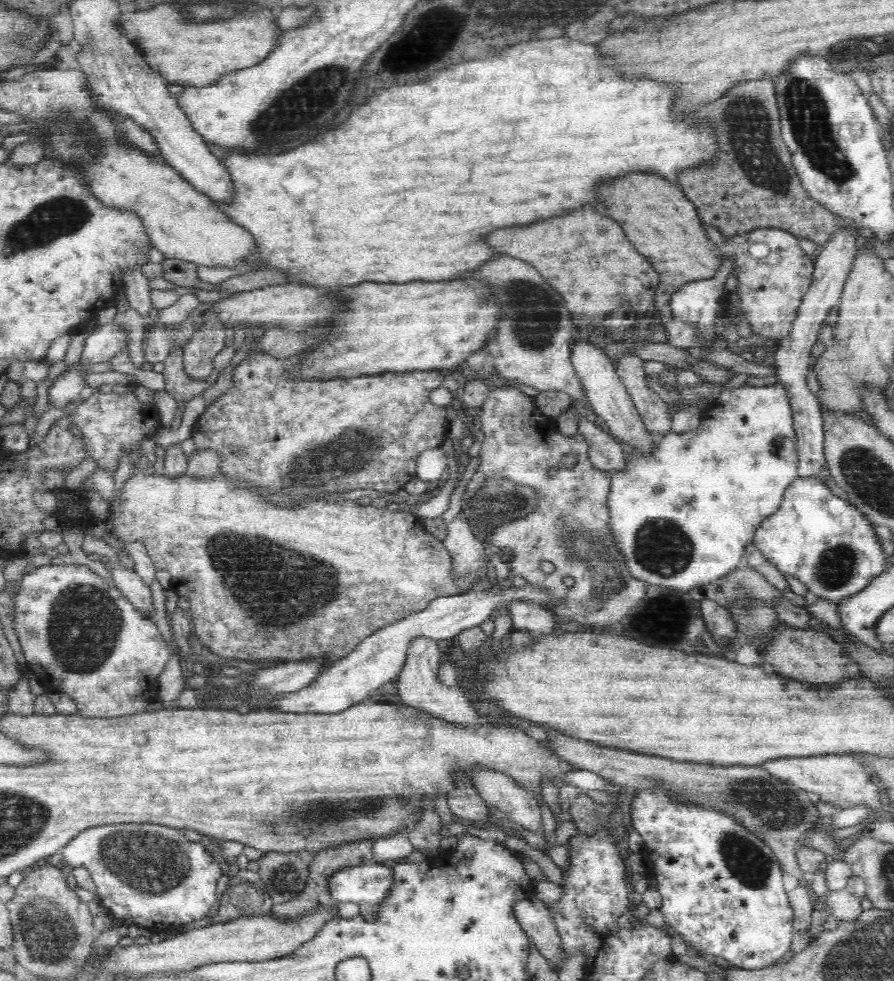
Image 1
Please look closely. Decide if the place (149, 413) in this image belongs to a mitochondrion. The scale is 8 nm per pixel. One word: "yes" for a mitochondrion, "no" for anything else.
no

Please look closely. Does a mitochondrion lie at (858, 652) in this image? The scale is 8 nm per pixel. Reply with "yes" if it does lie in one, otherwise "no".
no

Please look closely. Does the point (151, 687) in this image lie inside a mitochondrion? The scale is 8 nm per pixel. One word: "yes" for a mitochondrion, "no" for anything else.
no

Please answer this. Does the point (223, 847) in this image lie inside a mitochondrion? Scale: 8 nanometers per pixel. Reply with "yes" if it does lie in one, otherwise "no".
no

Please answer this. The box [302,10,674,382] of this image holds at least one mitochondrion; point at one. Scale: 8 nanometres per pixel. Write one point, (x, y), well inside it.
(534, 319)

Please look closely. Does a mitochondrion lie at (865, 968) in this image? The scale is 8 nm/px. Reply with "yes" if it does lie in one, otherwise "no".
yes

